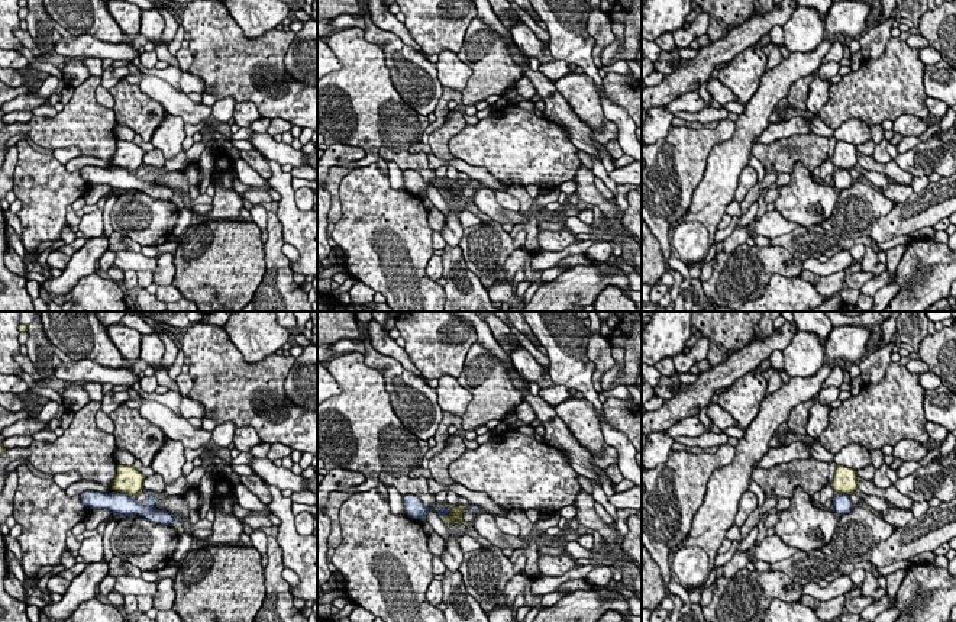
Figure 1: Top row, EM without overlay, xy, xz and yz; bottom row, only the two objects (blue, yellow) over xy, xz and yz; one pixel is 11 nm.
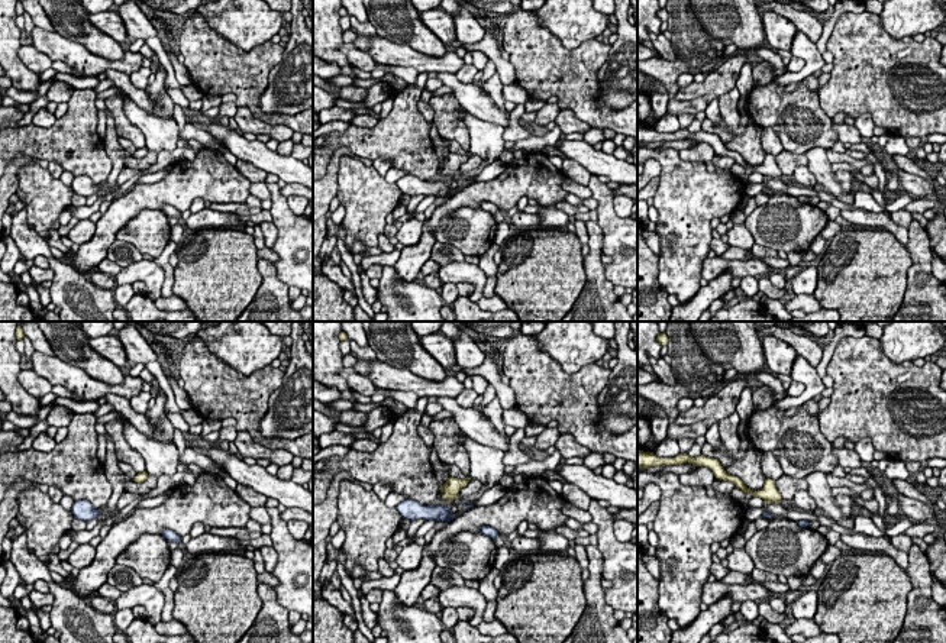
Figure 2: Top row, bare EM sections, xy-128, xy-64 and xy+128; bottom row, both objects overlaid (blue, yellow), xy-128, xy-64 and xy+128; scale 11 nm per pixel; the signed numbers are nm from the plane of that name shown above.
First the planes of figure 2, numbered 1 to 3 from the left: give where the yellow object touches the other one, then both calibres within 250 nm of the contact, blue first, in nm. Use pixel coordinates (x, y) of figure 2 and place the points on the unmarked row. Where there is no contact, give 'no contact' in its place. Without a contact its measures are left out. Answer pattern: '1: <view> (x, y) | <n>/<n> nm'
1: no contact
2: no contact
3: no contact

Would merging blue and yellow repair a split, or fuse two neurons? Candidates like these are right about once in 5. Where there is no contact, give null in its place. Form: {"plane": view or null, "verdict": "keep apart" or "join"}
{"plane": "xy", "verdict": "keep apart"}

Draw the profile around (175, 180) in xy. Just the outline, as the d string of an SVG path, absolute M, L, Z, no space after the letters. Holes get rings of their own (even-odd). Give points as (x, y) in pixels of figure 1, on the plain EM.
M184 170L168 171L167 174L162 174L158 178L155 178L155 184L167 186L177 194L183 196L184 199L188 199L190 183L187 180Z

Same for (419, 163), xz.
M381 148L380 157L387 162L395 162L403 173L406 170L416 171L426 183L435 183L437 178L435 170L429 167L426 152L411 154L403 149L394 151L391 148Z

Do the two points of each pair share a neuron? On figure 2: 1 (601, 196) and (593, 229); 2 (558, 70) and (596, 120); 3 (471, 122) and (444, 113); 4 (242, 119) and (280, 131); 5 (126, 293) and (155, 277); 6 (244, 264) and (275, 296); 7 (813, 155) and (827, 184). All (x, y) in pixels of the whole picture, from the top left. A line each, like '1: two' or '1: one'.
1: two
2: one
3: two
4: one
5: two
6: two
7: one

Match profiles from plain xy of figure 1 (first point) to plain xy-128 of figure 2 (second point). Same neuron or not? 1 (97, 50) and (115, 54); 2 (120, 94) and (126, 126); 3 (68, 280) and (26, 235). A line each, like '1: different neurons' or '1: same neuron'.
1: different neurons
2: same neuron
3: different neurons

